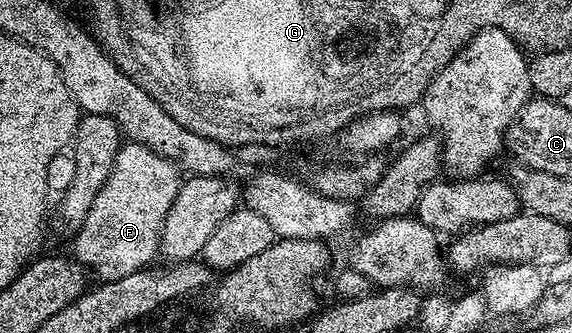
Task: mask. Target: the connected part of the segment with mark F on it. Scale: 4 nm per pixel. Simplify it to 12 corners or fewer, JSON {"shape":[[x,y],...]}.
{"shape":[[126,141],[73,234],[99,282],[153,266],[183,174]]}

